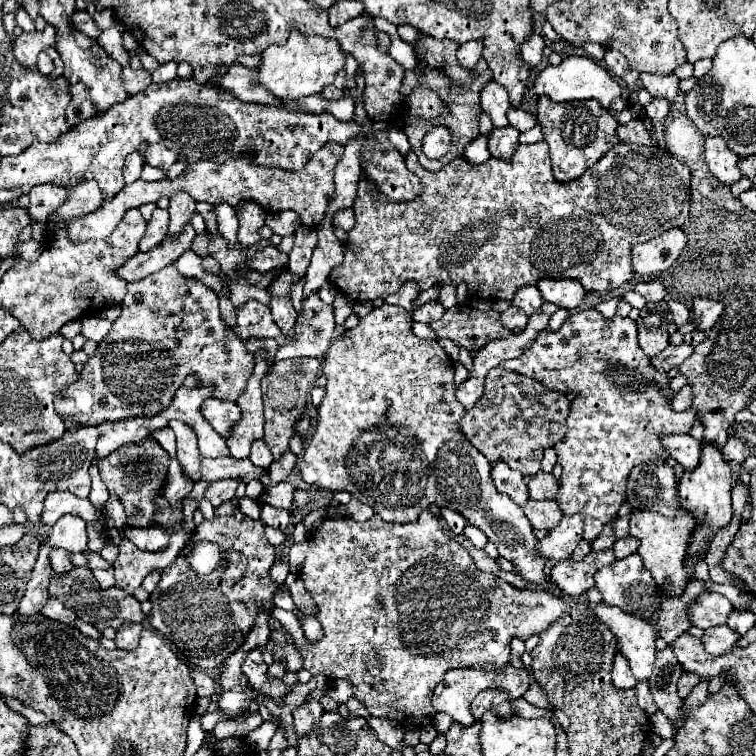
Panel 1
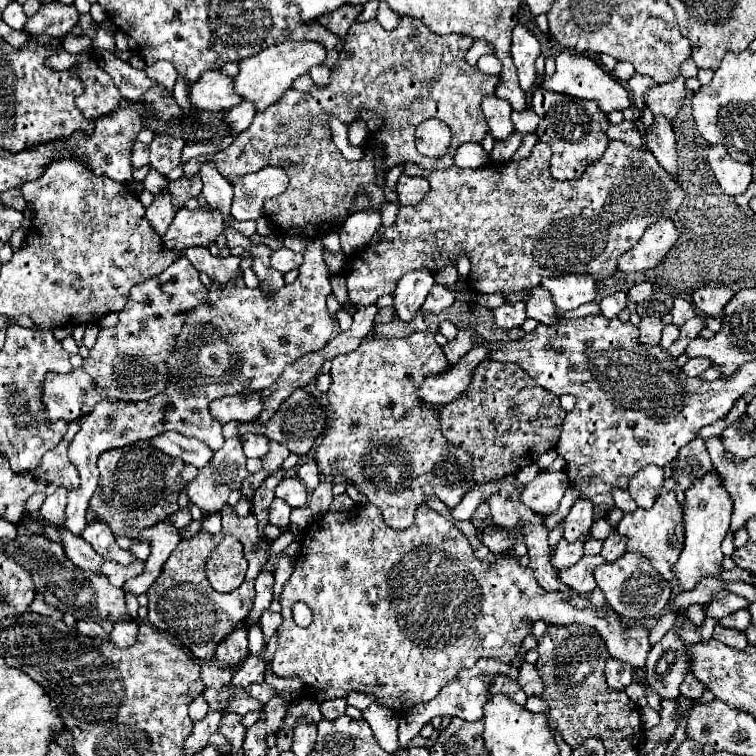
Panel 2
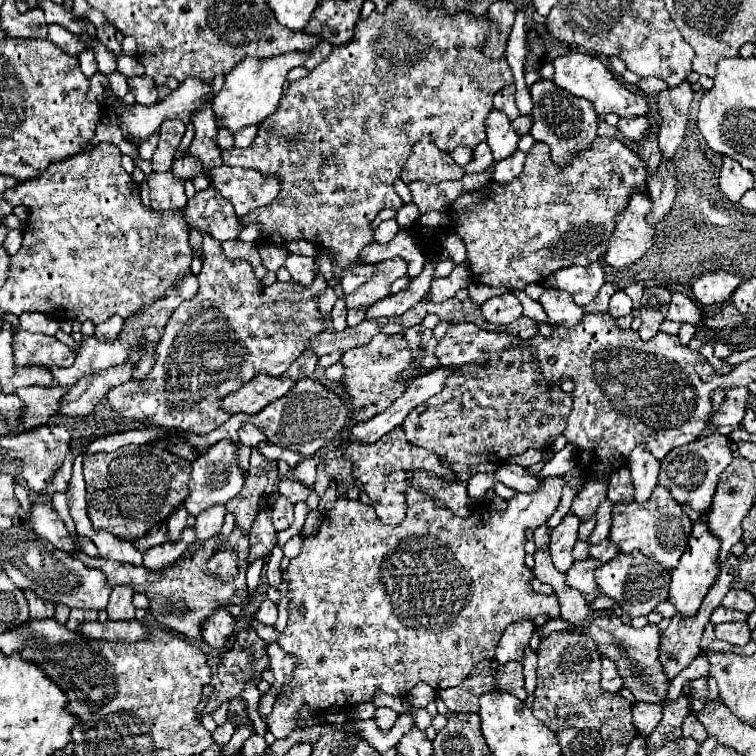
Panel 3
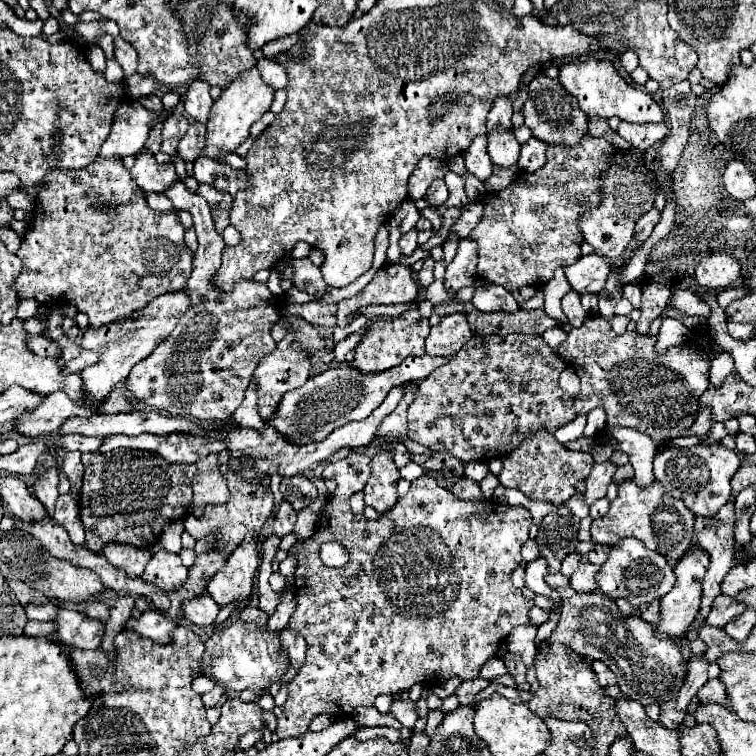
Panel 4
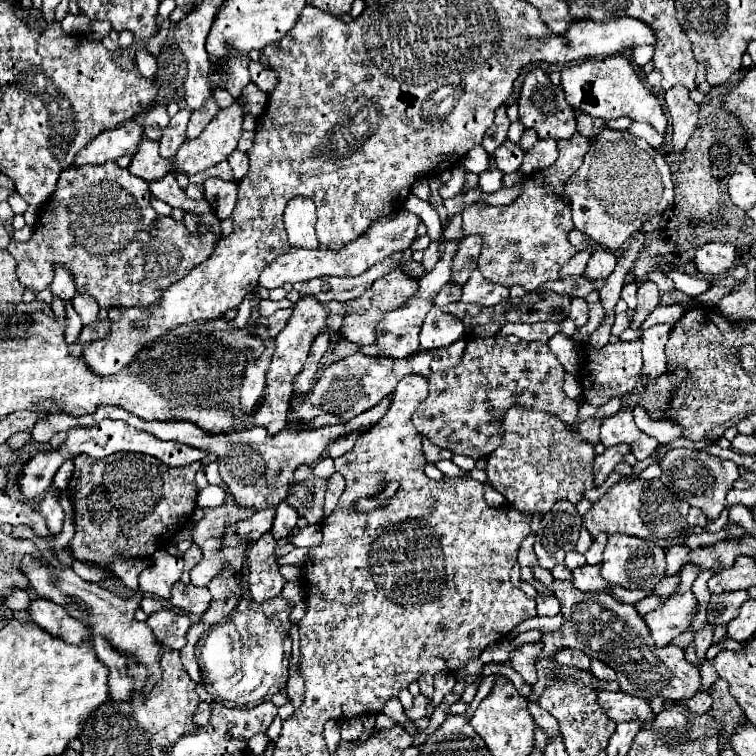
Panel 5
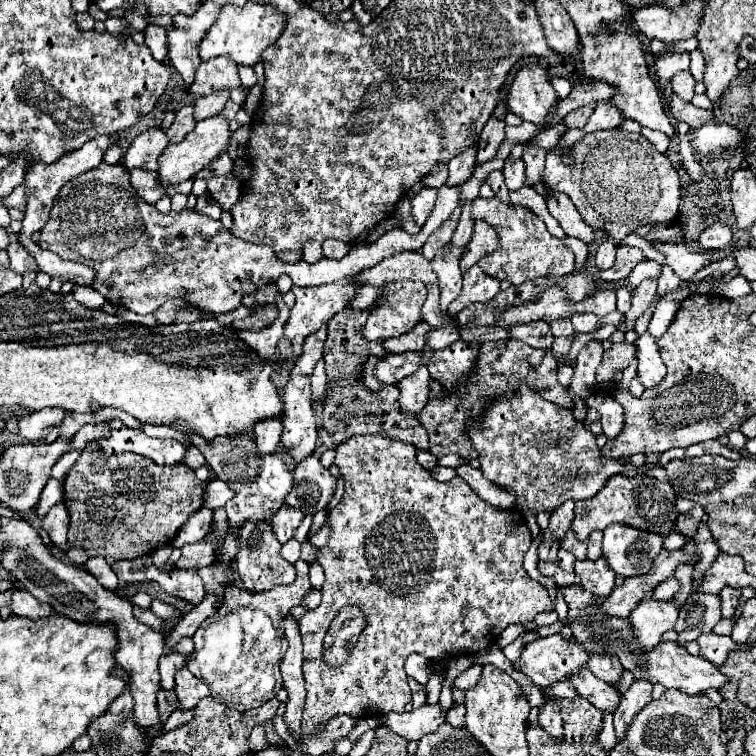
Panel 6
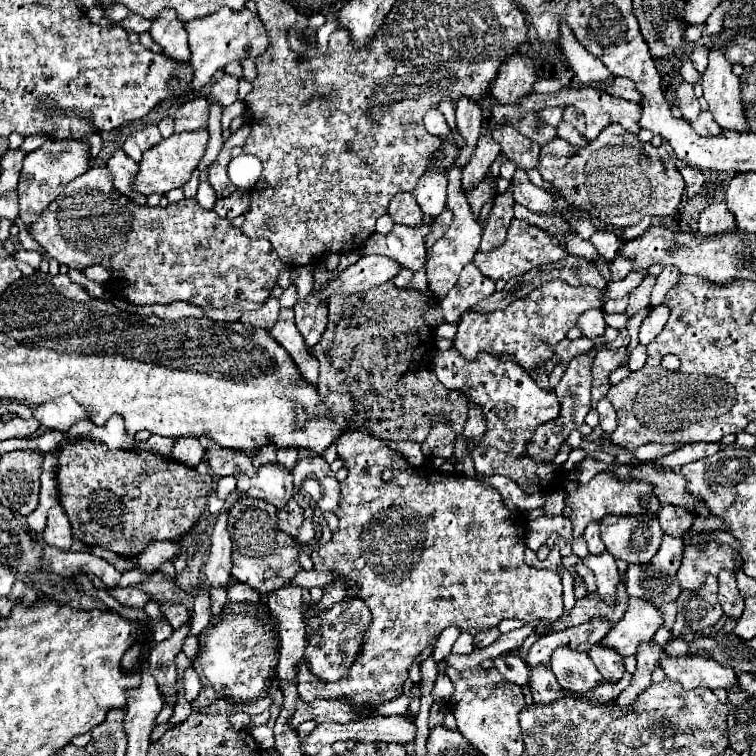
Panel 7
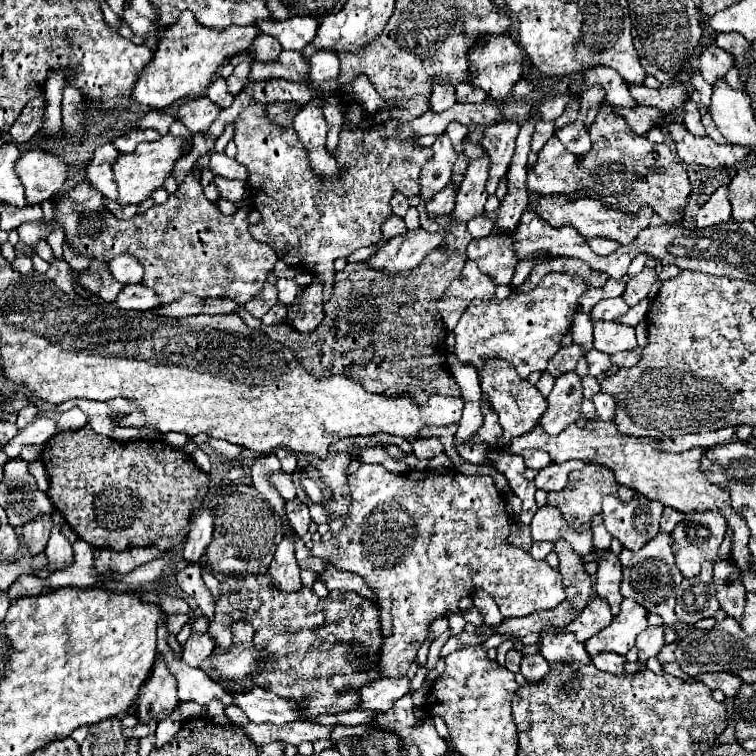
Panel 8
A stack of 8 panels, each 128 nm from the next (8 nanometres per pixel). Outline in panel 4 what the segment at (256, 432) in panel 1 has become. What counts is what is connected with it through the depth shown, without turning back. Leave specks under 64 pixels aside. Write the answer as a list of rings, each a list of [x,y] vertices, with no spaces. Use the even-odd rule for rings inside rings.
[[[214,454],[198,460],[198,472],[194,476],[192,482],[192,490],[194,490],[194,508],[200,506],[204,508],[206,504],[222,504],[226,502],[226,498],[230,496],[228,486],[224,482],[224,478],[220,476],[218,470],[218,460]]]

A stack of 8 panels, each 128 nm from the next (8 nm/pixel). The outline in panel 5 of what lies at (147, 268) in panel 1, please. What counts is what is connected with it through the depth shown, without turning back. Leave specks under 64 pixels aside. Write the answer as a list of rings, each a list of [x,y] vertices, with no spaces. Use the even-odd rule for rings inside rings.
[[[210,178],[204,182],[204,198],[212,206],[214,214],[224,220],[232,214],[232,208],[238,200],[238,184],[220,178]]]

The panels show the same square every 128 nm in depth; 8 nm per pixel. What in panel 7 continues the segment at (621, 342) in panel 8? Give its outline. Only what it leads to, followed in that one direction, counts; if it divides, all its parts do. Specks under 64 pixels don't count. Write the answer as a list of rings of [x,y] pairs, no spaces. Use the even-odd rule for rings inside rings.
[[[586,310],[586,314],[582,314],[582,318],[578,318],[578,326],[582,330],[582,334],[586,338],[590,338],[594,344],[604,344],[604,330],[606,330],[606,322],[604,322],[604,314],[602,310]],[[638,344],[634,350],[630,350],[630,362],[632,362],[632,370],[642,368],[646,362],[646,346]]]

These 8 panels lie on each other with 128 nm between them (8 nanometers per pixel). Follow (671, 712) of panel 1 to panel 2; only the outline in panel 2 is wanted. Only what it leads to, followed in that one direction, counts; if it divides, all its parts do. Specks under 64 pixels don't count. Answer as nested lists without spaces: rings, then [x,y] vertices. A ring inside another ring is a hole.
[[[672,628],[664,638],[650,648],[646,660],[646,682],[658,690],[660,698],[676,698],[682,678],[690,672],[690,656],[686,642],[680,638],[678,628]]]

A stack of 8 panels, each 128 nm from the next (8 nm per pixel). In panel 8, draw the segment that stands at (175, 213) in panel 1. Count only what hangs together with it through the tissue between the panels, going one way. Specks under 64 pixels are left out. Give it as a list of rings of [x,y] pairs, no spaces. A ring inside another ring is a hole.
[[[242,62],[242,64],[238,64],[238,66],[234,68],[232,76],[230,76],[230,78],[226,78],[226,82],[228,82],[228,90],[230,90],[234,96],[236,96],[236,94],[238,94],[238,92],[244,88],[244,84],[248,82],[250,68],[252,68],[252,64]]]

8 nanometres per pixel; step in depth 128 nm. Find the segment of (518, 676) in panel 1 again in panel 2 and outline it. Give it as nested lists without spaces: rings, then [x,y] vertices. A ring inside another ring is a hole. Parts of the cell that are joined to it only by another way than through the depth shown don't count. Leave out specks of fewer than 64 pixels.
[[[482,658],[476,662],[476,666],[468,668],[468,670],[462,670],[458,674],[458,678],[454,682],[448,682],[440,694],[428,702],[422,702],[418,704],[414,710],[410,710],[410,714],[404,714],[400,718],[400,748],[408,748],[408,742],[420,732],[420,728],[430,722],[434,716],[458,716],[458,718],[464,718],[464,720],[480,720],[482,718],[482,706],[486,704],[486,700],[490,698],[490,692],[488,692],[488,686],[494,678],[494,674],[510,674],[512,678],[518,676],[518,668],[516,666],[510,666],[510,664],[504,664],[500,660],[492,660],[492,658]]]

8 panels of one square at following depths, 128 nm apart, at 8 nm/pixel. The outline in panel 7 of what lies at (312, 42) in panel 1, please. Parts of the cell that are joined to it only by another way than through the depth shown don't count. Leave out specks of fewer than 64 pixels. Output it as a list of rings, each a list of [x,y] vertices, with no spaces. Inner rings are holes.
[[[194,130],[194,132],[172,134],[170,138],[152,146],[142,154],[142,160],[138,162],[138,174],[132,182],[132,190],[144,196],[150,196],[150,194],[166,194],[172,188],[184,186],[192,170],[198,166],[200,158],[204,156],[206,142],[208,142],[208,130]]]

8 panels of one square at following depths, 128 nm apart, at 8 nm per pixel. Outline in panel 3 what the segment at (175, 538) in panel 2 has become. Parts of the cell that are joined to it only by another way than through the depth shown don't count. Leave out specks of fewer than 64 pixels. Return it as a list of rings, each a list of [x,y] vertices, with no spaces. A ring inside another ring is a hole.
[[[116,586],[110,594],[110,602],[106,606],[108,618],[110,620],[133,620],[136,608],[132,604],[132,596],[134,592],[130,590],[130,586]]]

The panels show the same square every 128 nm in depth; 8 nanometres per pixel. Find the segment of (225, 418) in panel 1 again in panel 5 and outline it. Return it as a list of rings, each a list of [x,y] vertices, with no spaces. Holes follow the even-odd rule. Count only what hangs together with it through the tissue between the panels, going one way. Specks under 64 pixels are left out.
[[[306,294],[300,296],[300,300],[294,304],[294,312],[290,316],[290,320],[286,322],[284,330],[276,336],[276,350],[272,356],[272,364],[268,368],[266,374],[266,390],[264,390],[264,398],[260,408],[254,414],[254,420],[258,426],[264,426],[268,430],[268,434],[278,434],[280,430],[286,428],[286,410],[290,404],[290,396],[294,392],[292,388],[292,380],[294,376],[302,370],[308,352],[310,352],[310,344],[312,340],[326,330],[326,322],[328,322],[328,308],[326,304],[320,304],[316,296]]]

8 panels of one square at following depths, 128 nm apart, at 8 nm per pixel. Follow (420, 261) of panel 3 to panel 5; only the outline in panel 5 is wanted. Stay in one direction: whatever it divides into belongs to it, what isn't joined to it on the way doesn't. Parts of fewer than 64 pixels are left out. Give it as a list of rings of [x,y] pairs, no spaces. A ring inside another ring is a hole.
[[[398,210],[386,218],[380,218],[378,222],[372,222],[372,226],[354,242],[346,244],[342,250],[302,250],[292,248],[290,252],[278,256],[266,270],[260,274],[258,284],[264,288],[278,288],[284,282],[298,282],[298,280],[310,280],[314,276],[356,276],[368,270],[378,258],[386,258],[386,254],[406,250],[410,242],[416,238],[416,228],[420,224],[420,218],[408,210]]]

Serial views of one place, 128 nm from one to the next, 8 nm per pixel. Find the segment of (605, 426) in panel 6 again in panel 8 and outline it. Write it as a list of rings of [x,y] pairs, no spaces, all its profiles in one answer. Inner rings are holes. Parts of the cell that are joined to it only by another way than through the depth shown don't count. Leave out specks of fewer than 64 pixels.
[[[598,392],[594,396],[594,406],[596,406],[596,414],[598,414],[600,420],[612,420],[614,418],[614,398],[612,398],[612,394]]]

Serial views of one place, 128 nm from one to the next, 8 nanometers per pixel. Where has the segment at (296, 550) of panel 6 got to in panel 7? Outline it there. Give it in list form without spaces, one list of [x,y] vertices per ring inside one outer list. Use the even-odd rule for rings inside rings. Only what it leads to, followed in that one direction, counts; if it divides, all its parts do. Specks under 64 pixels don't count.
[[[306,520],[306,522],[302,524],[302,532],[296,534],[296,542],[302,544],[302,546],[306,546],[312,538],[314,538],[314,522],[312,522],[312,520]]]

